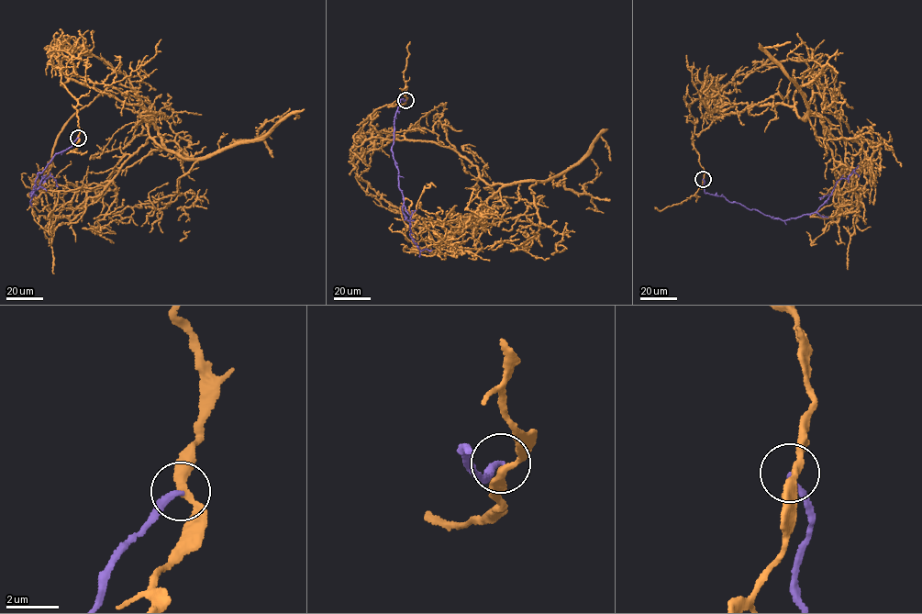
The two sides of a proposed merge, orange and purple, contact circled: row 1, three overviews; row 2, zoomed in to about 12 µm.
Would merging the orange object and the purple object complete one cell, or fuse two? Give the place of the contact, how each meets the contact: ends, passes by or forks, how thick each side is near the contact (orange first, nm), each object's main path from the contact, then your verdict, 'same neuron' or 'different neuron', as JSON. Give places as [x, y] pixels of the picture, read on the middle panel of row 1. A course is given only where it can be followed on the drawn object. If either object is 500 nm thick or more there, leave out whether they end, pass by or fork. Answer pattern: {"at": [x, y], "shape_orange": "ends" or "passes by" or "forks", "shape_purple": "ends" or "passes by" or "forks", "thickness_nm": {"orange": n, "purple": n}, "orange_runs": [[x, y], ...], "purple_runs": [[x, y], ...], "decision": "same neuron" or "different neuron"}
{"at": [405, 100], "shape_orange": "passes by", "shape_purple": "ends", "thickness_nm": {"orange": 280, "purple": 240}, "orange_runs": [[405, 100], [370, 115], [380, 137], [452, 148], [502, 184], [439, 251], [411, 251], [430, 236]], "purple_runs": [[405, 100], [401, 100], [394, 119], [392, 150], [410, 235], [420, 251], [428, 251]], "decision": "different neuron"}

